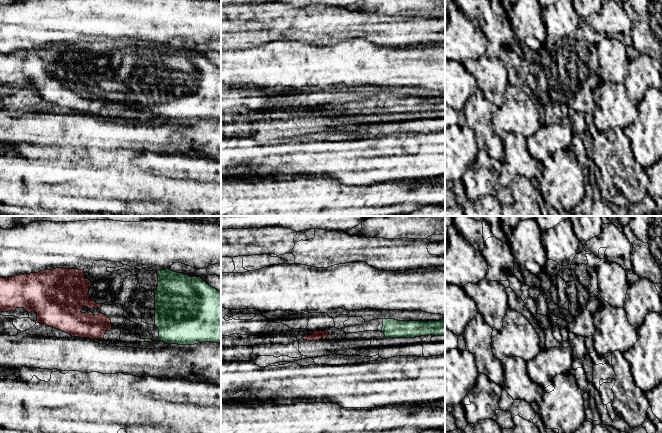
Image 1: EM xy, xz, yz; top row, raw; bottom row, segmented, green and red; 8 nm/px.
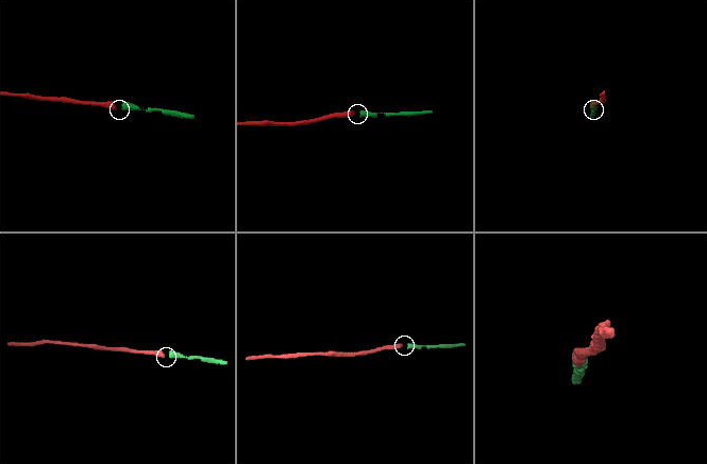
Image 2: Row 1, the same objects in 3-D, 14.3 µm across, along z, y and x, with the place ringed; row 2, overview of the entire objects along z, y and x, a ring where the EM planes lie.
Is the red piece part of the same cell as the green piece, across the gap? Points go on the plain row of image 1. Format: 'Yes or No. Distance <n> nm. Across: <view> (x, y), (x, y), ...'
Yes. Distance 280 nm. Across: xy (145, 115), (111, 105)

